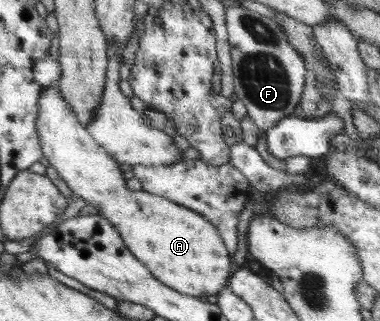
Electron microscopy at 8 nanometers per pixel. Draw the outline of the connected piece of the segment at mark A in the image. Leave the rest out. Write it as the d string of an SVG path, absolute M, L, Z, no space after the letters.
M48 86L42 90L41 100L38 101L37 133L40 135L41 149L45 151L49 163L72 190L74 197L82 198L86 205L98 207L99 214L104 214L106 219L113 223L120 231L125 245L140 259L149 270L166 286L181 291L182 294L200 297L202 295L216 295L226 286L230 278L230 254L226 250L224 239L220 231L204 215L188 207L176 204L169 199L150 194L145 190L131 190L126 187L127 174L120 169L120 163L114 159L105 147L102 147L93 135L77 118L73 107L62 97L56 86Z

